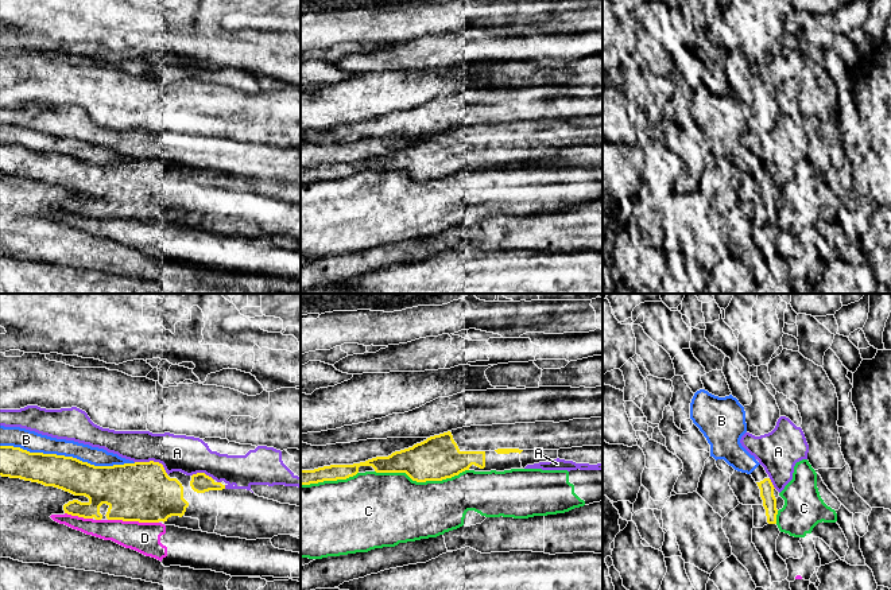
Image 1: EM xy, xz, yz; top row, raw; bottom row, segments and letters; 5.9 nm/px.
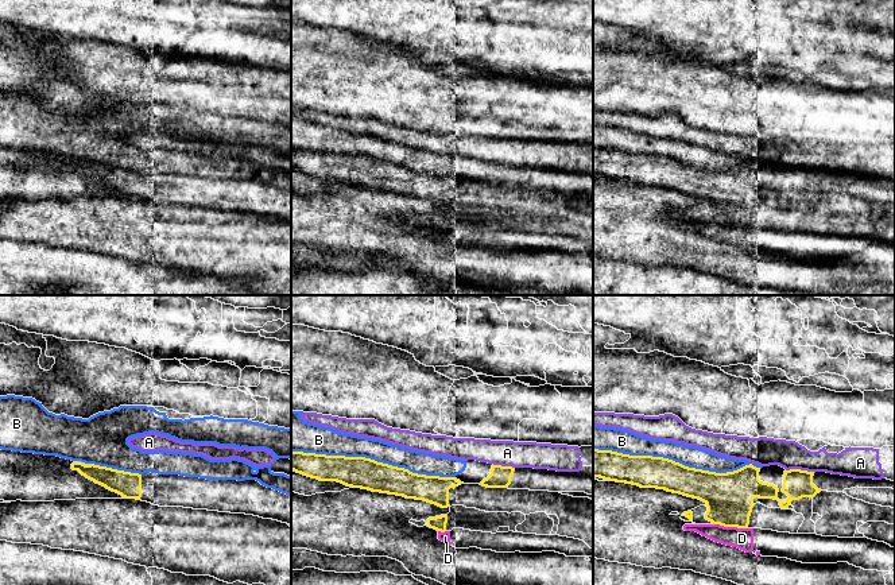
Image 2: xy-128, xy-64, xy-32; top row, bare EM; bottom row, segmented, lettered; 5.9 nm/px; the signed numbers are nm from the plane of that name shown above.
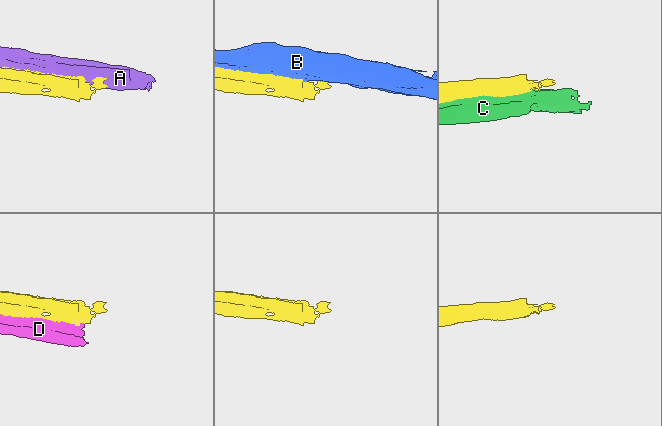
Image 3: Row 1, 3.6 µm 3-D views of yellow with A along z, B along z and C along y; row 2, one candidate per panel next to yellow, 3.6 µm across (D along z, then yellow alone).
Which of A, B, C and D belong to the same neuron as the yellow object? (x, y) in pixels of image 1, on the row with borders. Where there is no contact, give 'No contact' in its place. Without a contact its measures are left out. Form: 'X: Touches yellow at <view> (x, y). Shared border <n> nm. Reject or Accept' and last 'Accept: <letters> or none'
A: Touches yellow at xy (152, 461). Shared border 220 nm. Reject
B: Touches yellow at xy (68, 457). Shared border 800 nm. Reject
C: Touches yellow at xz (421, 481). Shared border 550 nm. Reject
D: Touches yellow at xy (134, 520). Shared border 300 nm. Reject
Accept: none

